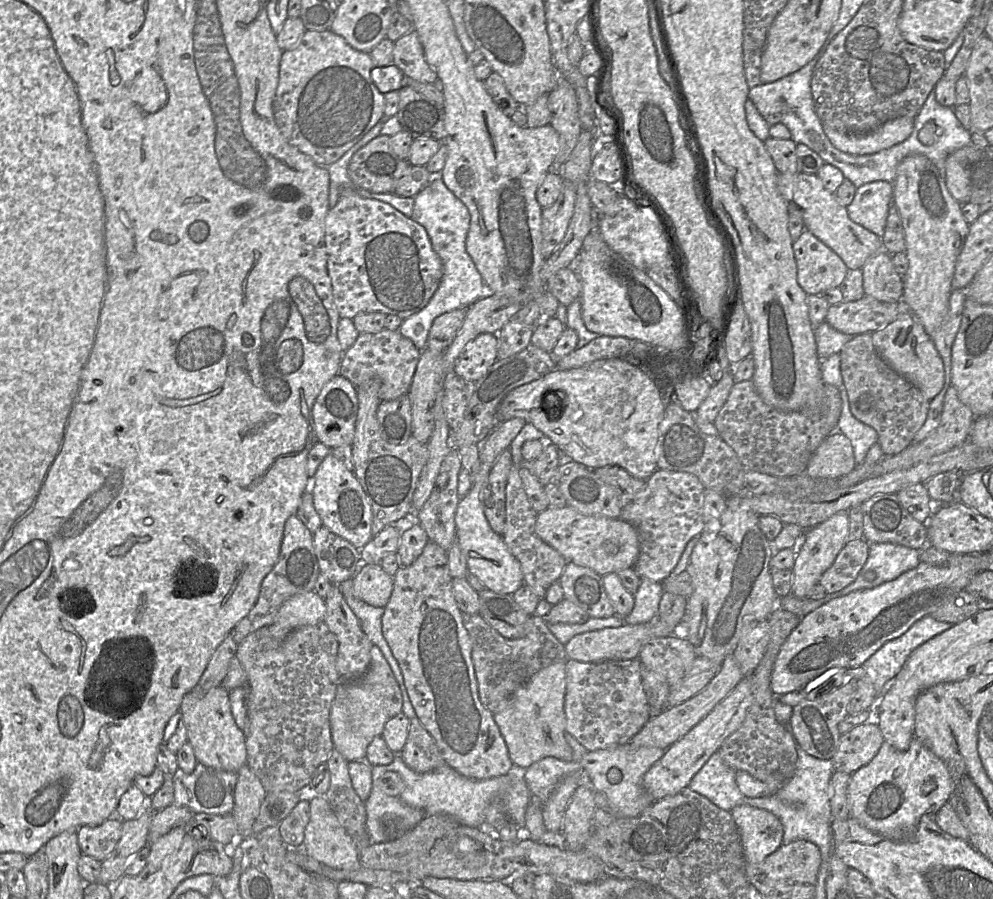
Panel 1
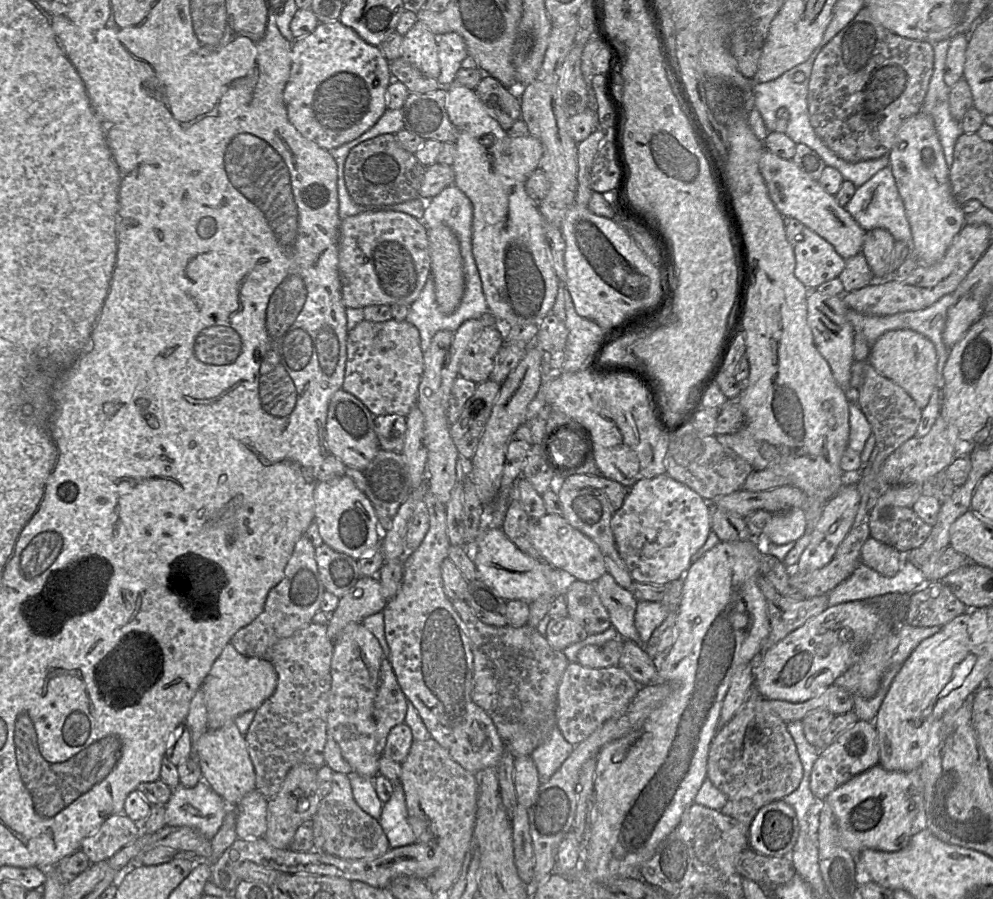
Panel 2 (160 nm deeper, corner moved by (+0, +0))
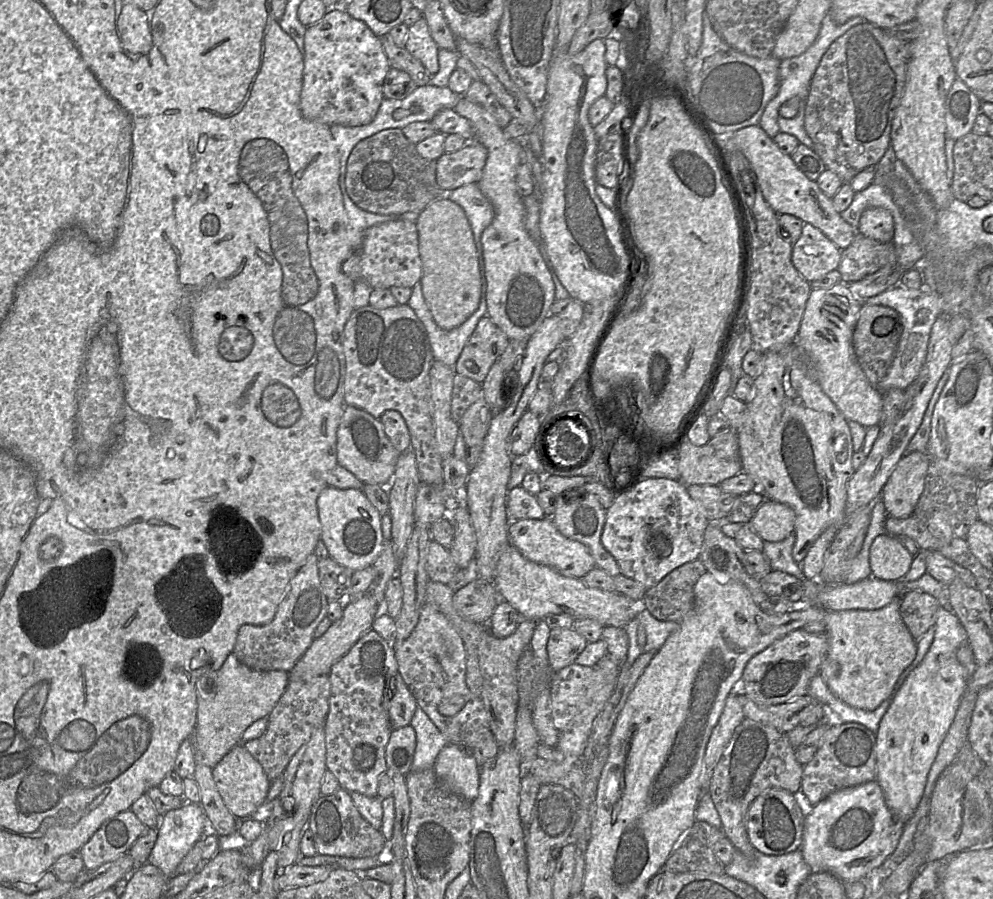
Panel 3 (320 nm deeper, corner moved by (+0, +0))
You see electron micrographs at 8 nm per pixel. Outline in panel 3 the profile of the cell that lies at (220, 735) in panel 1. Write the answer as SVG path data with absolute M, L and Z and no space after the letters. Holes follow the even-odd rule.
M242 743L233 747L223 759L212 768L213 779L226 807L238 820L258 817L265 812L265 803L271 781L260 763L247 751Z

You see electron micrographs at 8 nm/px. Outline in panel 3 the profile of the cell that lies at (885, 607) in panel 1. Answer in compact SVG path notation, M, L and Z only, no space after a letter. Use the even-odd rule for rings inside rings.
M796 629L753 656L746 664L739 684L739 693L761 706L786 703L808 694L811 679L819 674L828 651L826 633L810 633Z

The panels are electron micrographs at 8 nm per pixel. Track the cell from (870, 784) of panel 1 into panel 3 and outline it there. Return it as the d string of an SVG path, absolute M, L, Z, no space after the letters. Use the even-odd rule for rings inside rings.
M872 780L858 786L836 791L813 806L812 812L804 818L803 841L799 849L801 850L803 858L810 867L812 873L829 872L835 875L842 882L861 881L870 871L881 866L884 861L891 856L898 844L904 825L905 823L903 823L887 807L883 791L878 782Z

